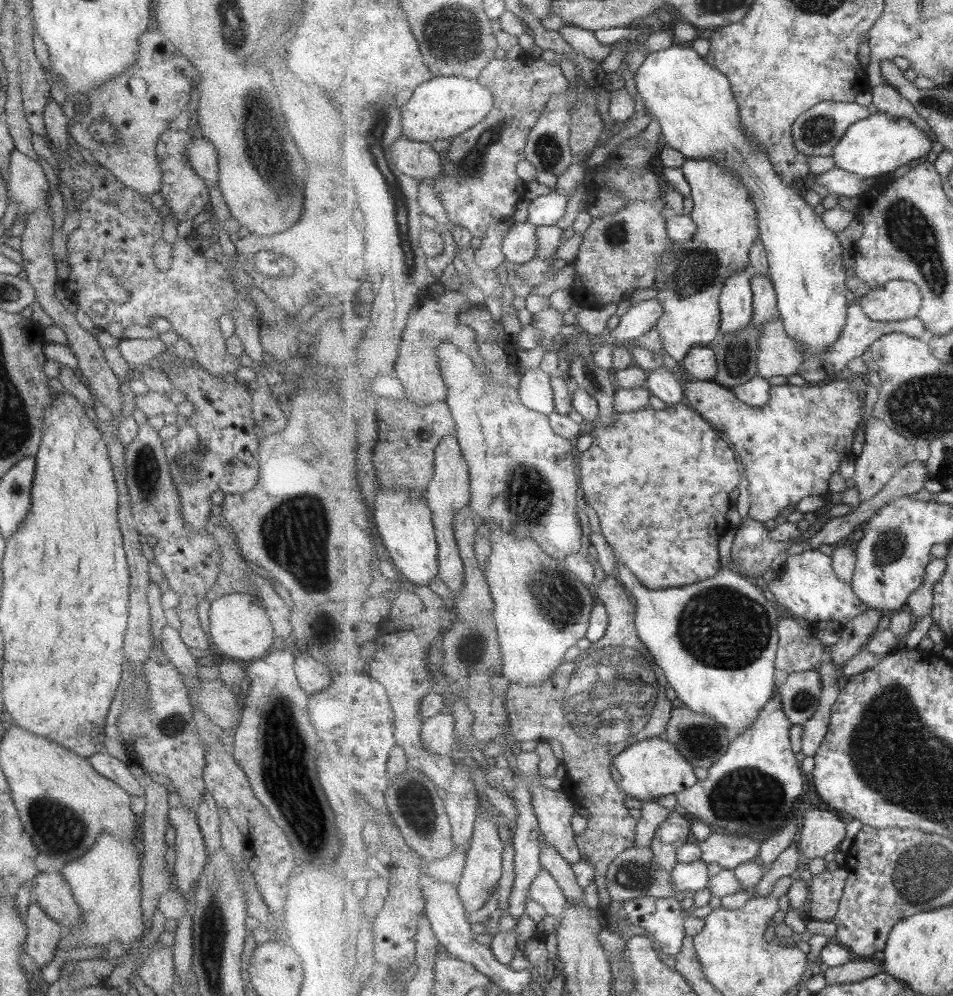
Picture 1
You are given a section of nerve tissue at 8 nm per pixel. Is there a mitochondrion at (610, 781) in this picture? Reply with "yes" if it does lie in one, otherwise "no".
no

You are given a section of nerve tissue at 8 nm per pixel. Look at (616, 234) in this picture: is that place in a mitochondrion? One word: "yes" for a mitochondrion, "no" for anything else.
yes

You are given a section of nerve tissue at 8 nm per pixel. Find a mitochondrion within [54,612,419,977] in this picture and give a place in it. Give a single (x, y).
(291, 789)

